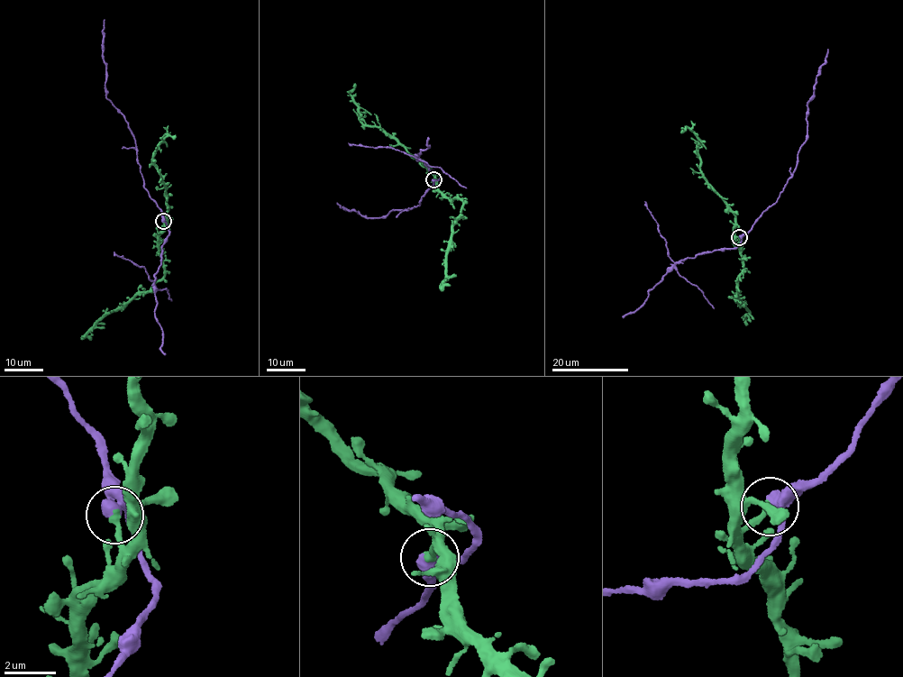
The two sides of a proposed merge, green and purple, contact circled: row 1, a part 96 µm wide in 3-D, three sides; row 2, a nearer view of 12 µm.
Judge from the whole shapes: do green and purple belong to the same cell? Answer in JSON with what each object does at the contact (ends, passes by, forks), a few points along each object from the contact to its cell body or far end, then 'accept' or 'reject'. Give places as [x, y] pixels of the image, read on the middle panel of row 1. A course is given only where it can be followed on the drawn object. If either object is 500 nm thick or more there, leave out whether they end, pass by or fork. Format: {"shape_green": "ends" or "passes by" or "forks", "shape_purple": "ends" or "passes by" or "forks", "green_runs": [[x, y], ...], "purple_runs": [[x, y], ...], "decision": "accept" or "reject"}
{"shape_green": "ends", "shape_purple": "passes by", "green_runs": [[433, 179], [437, 180], [439, 190], [451, 201], [457, 198], [463, 203], [452, 230], [442, 291]], "purple_runs": [[433, 179], [433, 187], [418, 205], [394, 209], [378, 218], [368, 218], [337, 203]], "decision": "reject"}

